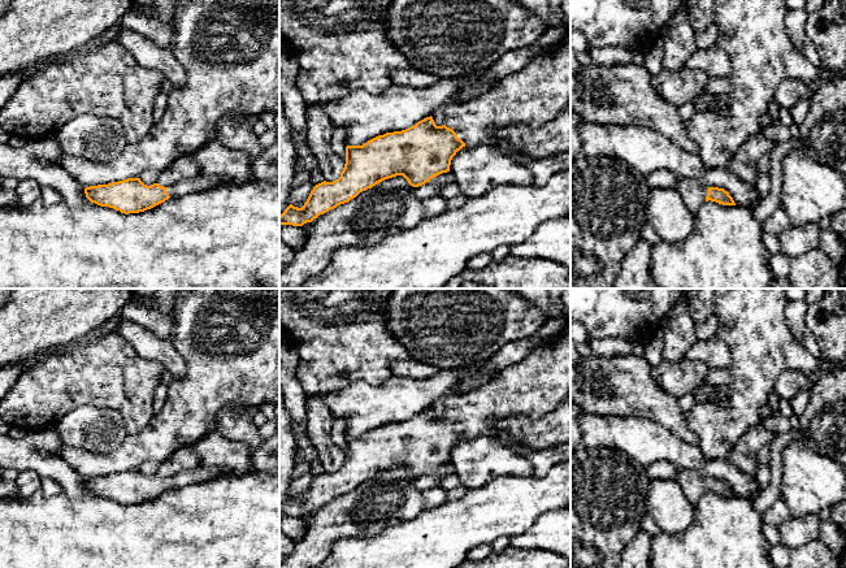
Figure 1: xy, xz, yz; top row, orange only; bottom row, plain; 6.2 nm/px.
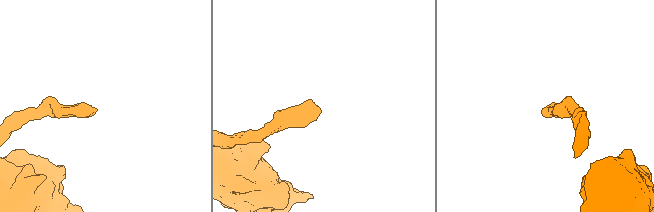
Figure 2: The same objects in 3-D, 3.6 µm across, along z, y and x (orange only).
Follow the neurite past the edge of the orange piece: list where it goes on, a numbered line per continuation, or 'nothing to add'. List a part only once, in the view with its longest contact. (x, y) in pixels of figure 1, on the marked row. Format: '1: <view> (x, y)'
1: xz (537, 94)

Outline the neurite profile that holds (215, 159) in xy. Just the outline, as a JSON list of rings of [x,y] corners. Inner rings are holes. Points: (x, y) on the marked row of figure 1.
[[[213,139],[188,155],[200,168],[201,174],[221,177],[233,185],[243,185],[253,179],[250,156]]]

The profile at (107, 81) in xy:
[[[116,40],[87,53],[75,52],[34,69],[0,110],[0,126],[26,140],[52,136],[65,123],[84,113],[118,120],[129,144],[142,140],[153,126],[153,108],[164,75],[142,68]]]

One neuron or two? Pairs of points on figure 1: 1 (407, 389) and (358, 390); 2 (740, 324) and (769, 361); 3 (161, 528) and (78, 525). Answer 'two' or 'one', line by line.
1: one
2: one
3: one

